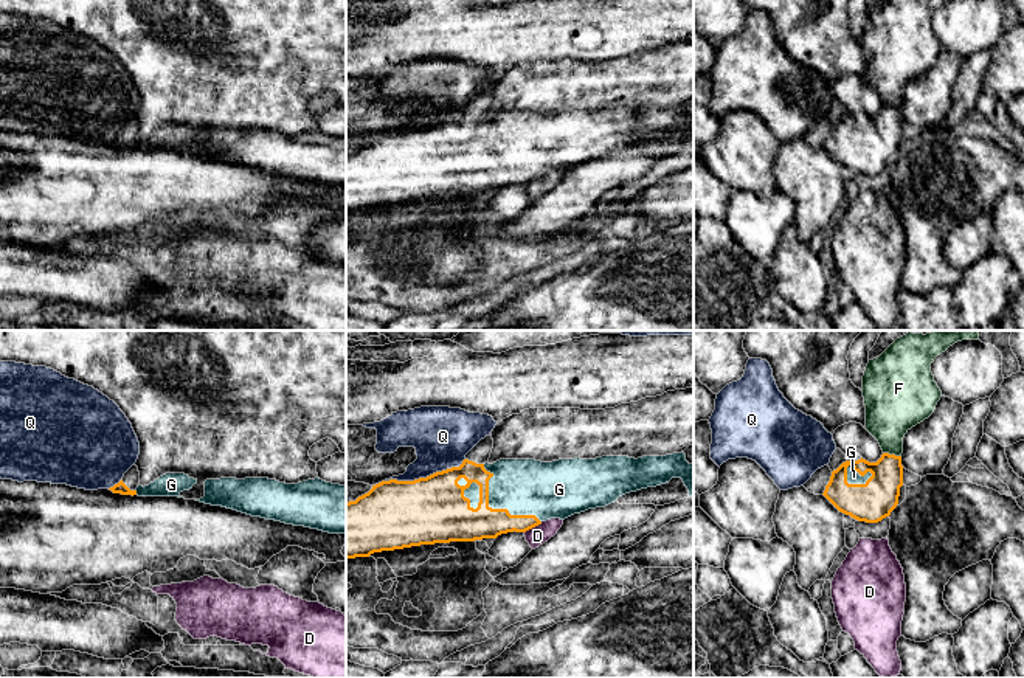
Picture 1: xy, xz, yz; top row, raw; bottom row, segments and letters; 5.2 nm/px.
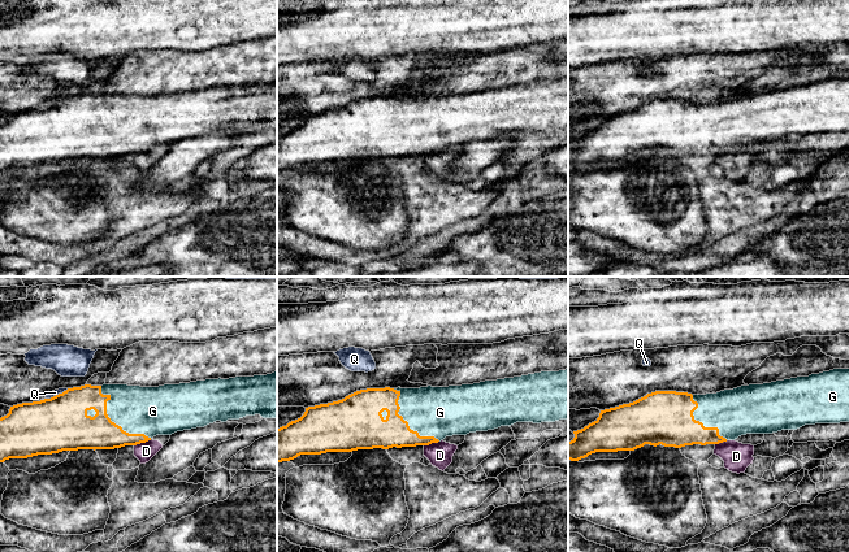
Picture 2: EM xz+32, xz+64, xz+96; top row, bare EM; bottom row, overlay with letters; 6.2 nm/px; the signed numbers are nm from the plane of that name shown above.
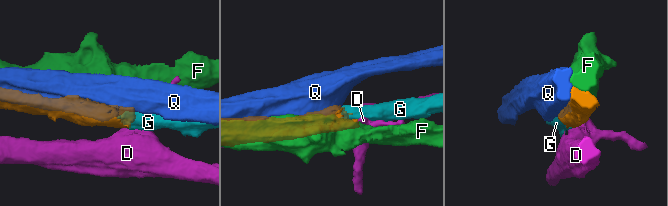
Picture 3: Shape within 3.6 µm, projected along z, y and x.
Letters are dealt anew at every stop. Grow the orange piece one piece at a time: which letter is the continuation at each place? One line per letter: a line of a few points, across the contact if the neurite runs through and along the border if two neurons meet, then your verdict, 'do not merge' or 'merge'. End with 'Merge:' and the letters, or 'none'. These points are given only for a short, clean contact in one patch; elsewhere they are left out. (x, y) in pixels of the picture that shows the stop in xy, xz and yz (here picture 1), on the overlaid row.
D: xz (542, 522), (525, 532) | do not merge
F: do not merge
G: merge
Q: do not merge
Merge: G

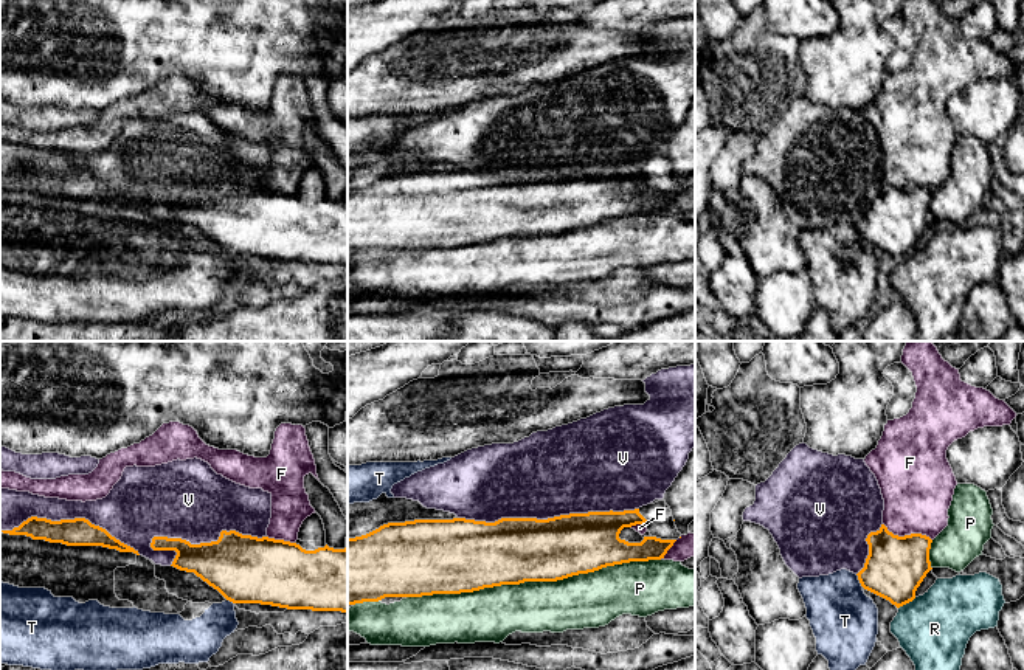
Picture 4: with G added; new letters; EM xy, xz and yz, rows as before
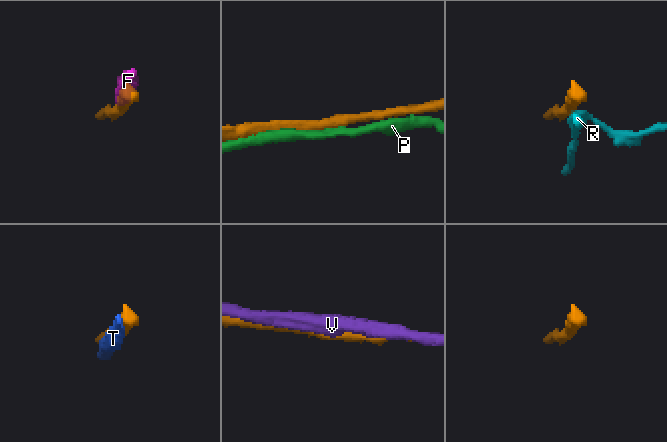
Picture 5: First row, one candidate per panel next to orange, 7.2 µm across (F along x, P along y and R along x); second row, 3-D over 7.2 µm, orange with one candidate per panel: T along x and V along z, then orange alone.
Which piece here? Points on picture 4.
F: do not merge
P: do not merge
R: do not merge
T: do not merge
V: do not merge
Merge: none

